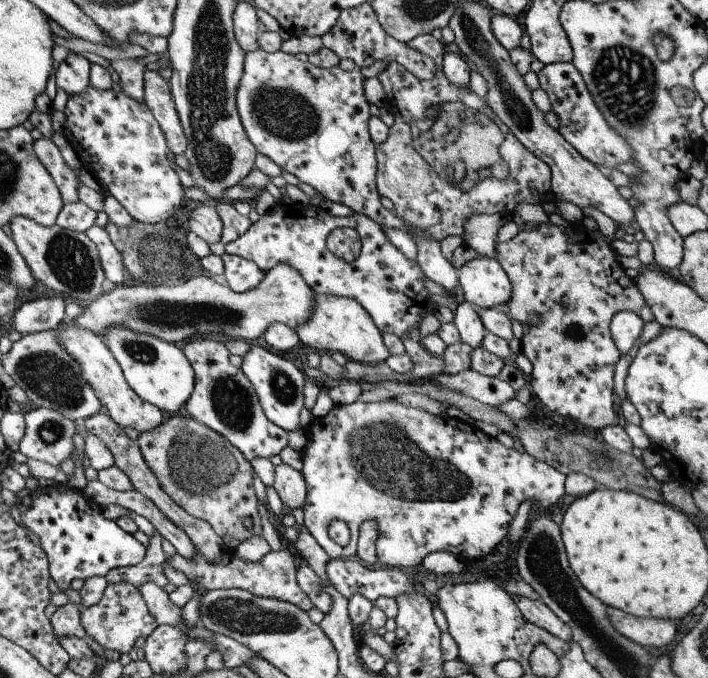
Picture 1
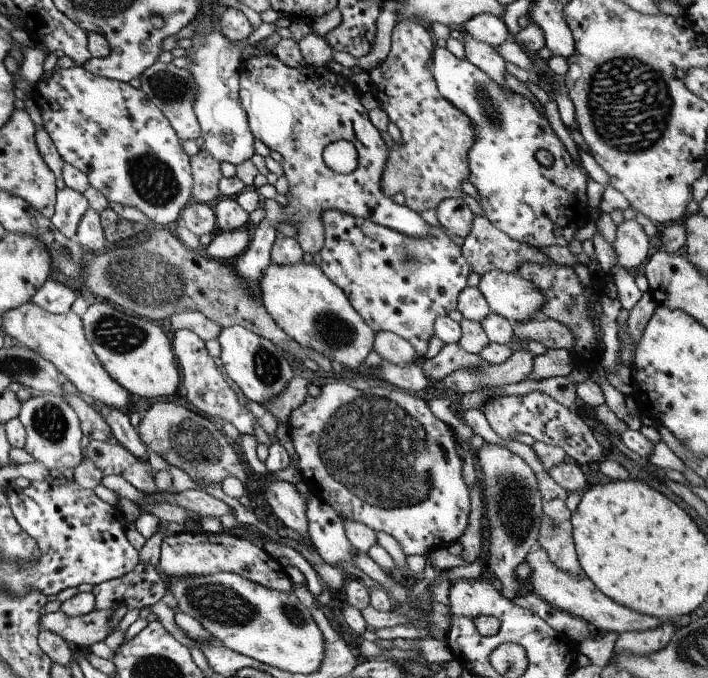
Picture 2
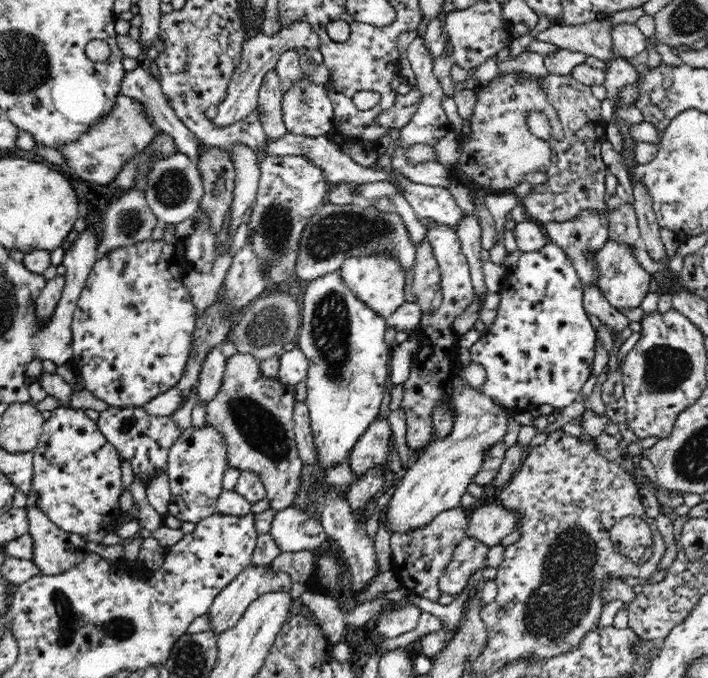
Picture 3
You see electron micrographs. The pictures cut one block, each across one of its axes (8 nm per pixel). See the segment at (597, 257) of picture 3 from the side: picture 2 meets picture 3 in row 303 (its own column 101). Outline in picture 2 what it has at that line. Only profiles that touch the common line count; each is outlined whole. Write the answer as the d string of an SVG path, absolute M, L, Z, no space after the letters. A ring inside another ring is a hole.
M93 609L89 614L78 617L65 616L60 610L45 612L39 616L39 628L57 634L66 640L72 649L84 651L111 633L111 614L111 609Z

